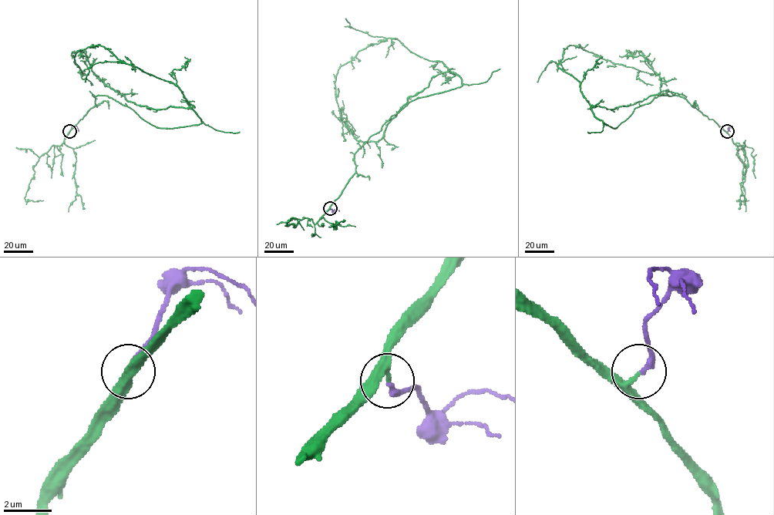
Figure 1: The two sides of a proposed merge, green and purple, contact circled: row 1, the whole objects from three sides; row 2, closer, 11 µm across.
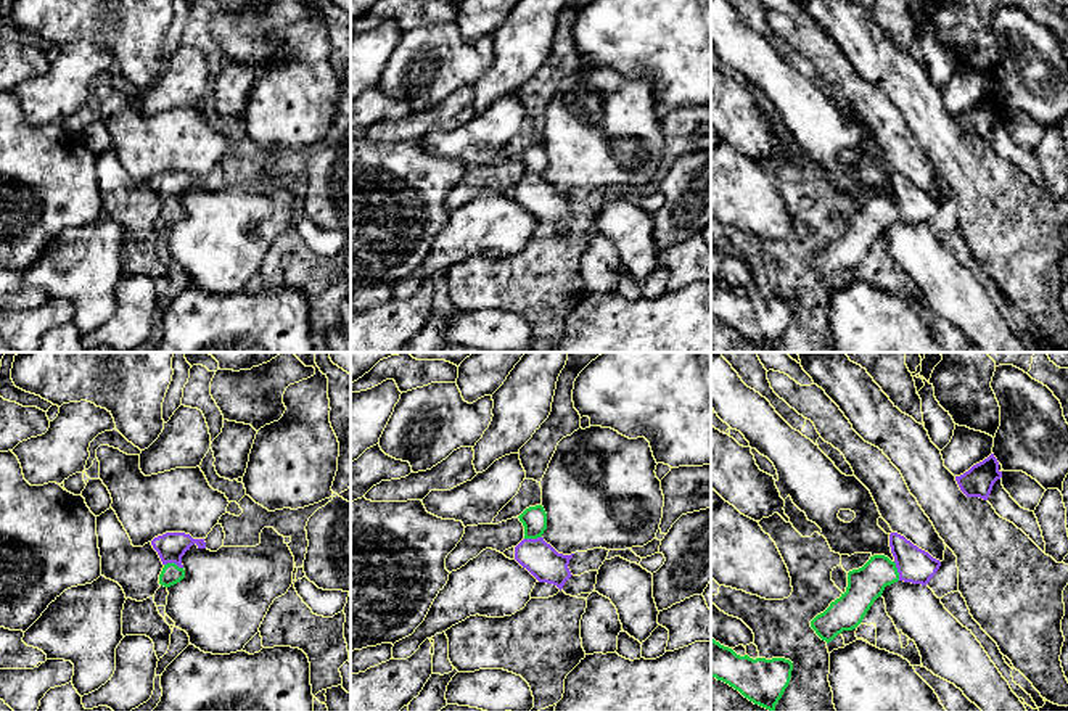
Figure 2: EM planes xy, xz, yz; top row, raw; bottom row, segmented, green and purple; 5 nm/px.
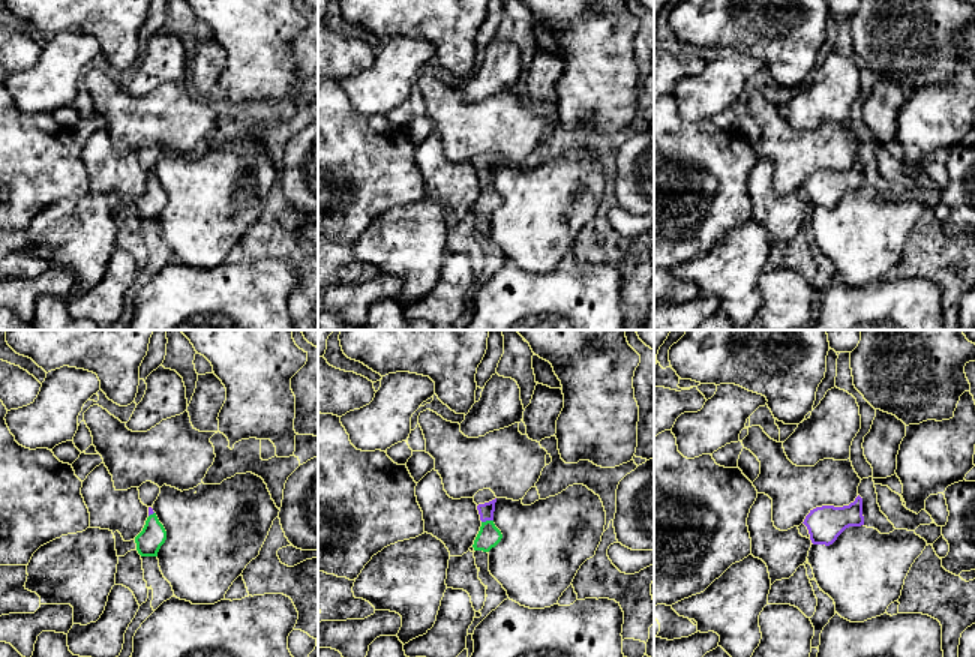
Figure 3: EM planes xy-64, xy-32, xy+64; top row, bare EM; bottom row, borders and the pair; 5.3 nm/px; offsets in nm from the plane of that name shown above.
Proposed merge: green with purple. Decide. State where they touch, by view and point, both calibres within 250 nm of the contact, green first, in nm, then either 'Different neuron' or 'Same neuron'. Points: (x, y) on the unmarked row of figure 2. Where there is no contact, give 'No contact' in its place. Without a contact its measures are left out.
Touches green at xy (174, 203). Thickness 100 nm (green) against 150 nm. Same neuron

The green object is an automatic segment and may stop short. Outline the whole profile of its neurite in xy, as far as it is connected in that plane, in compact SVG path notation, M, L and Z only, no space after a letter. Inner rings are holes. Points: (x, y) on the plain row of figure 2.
M166 172L151 180L153 188L164 204L159 214L161 225L170 227L185 217L182 196L193 183L196 183L198 188L206 188L204 179L193 179L185 172Z

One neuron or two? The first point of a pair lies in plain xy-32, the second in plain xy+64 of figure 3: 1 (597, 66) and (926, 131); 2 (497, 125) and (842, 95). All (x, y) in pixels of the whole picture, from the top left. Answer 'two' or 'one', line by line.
1: one
2: two

